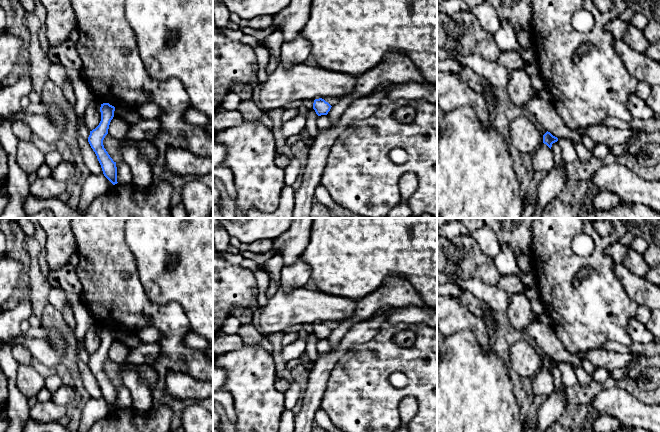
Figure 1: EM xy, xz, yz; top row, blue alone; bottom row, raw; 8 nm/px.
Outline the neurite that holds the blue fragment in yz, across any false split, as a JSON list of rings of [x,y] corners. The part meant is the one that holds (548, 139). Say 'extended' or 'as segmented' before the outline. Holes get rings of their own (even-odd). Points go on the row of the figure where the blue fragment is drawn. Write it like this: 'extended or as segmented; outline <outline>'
as segmented; outline [[[548,131],[543,135],[543,143],[546,144],[550,149],[552,147],[552,144],[557,142],[557,141],[558,141],[558,138],[553,136]]]

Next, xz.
as segmented; outline [[[322,98],[315,99],[313,103],[313,109],[318,116],[327,115],[331,107],[332,106]]]

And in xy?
as segmented; outline [[[103,103],[100,107],[101,121],[99,125],[90,131],[88,142],[95,152],[101,165],[104,176],[113,184],[117,184],[116,162],[110,157],[103,145],[103,140],[108,134],[111,120],[114,117],[115,107],[109,103]]]

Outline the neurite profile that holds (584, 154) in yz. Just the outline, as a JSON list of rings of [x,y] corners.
[[[571,141],[576,149],[578,160],[582,163],[588,161],[592,156],[592,150],[586,148],[582,142]]]

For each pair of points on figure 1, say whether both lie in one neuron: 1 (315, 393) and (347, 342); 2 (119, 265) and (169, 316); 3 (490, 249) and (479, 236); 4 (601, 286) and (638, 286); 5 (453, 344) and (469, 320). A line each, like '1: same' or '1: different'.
1: same
2: same
3: same
4: different
5: different

